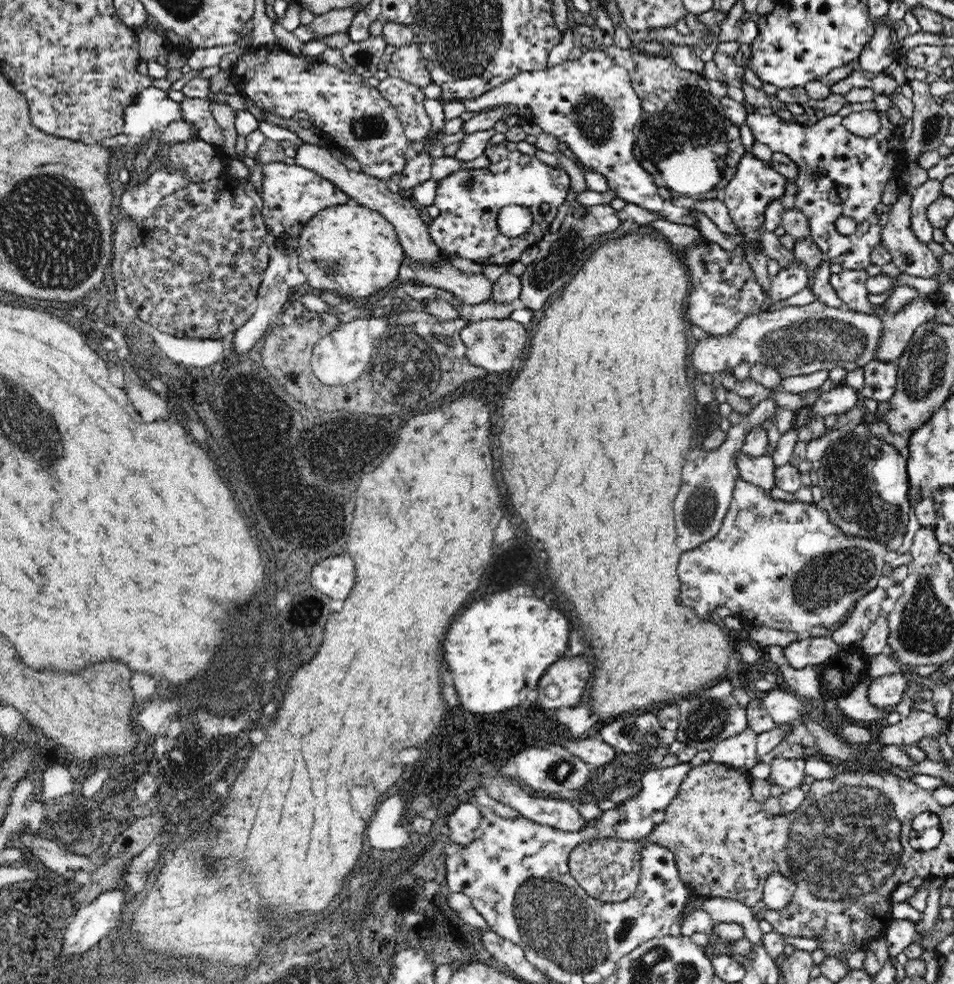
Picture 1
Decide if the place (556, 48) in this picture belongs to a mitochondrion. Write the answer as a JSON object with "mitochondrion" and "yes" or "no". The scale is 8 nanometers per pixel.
{"mitochondrion":"no"}

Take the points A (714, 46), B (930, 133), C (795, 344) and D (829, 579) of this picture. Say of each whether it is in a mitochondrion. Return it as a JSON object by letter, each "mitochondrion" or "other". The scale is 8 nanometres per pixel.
{"A":"other","B":"other","C":"mitochondrion","D":"mitochondrion"}

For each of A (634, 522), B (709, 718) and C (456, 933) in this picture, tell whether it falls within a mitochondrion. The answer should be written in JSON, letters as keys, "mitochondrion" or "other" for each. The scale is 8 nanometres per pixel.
{"A":"other","B":"mitochondrion","C":"other"}

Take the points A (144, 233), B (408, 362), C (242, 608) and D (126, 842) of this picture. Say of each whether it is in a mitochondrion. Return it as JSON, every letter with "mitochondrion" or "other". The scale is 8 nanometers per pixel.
{"A":"other","B":"mitochondrion","C":"other","D":"other"}

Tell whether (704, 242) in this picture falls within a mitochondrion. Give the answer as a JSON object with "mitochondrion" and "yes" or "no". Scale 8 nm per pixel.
{"mitochondrion":"no"}

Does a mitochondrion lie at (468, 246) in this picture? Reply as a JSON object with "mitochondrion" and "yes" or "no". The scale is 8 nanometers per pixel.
{"mitochondrion":"no"}

